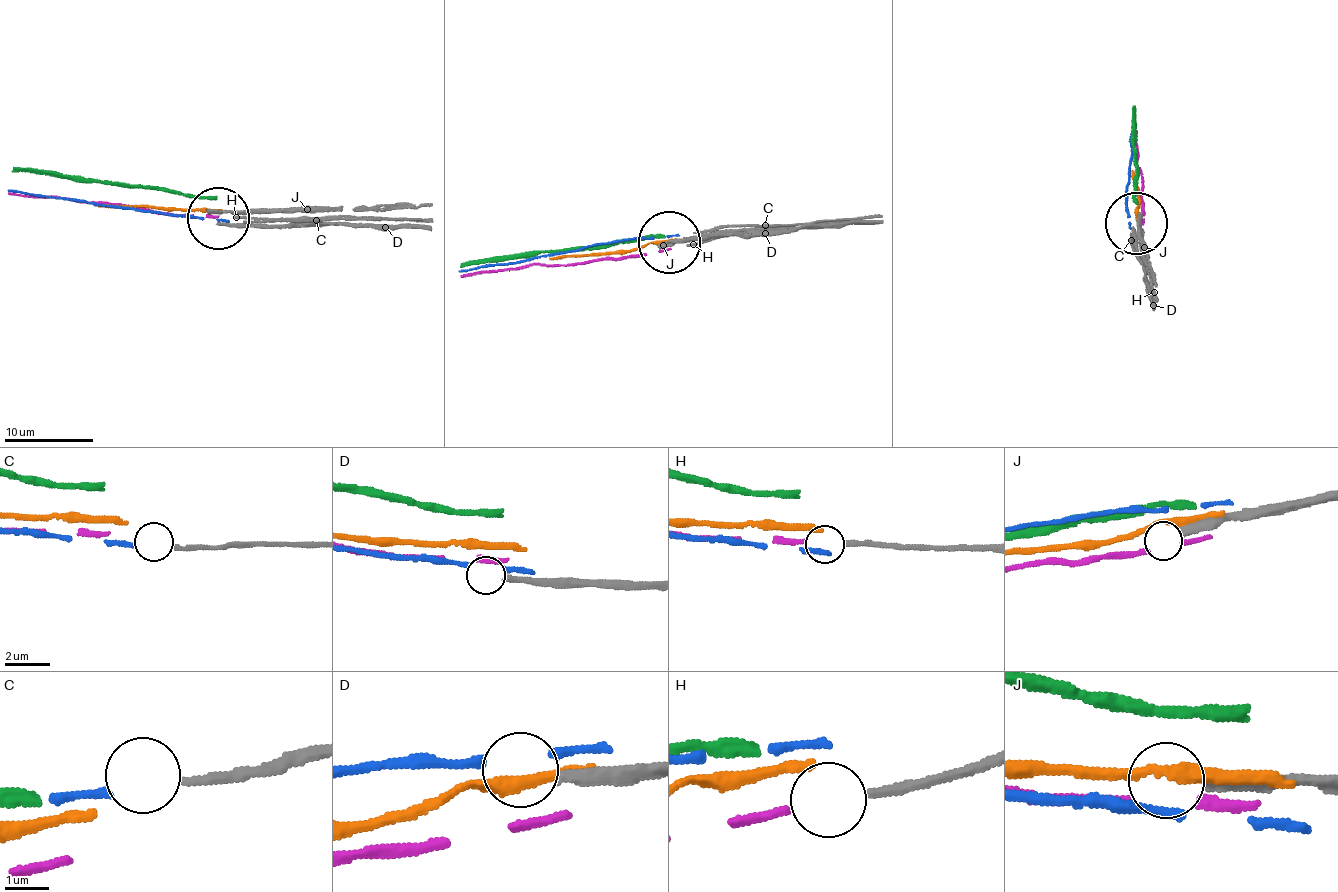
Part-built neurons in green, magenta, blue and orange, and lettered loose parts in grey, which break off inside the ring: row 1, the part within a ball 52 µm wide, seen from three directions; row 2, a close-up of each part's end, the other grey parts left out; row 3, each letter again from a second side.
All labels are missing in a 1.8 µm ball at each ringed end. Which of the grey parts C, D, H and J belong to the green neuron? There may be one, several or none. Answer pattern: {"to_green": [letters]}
{"to_green": []}

